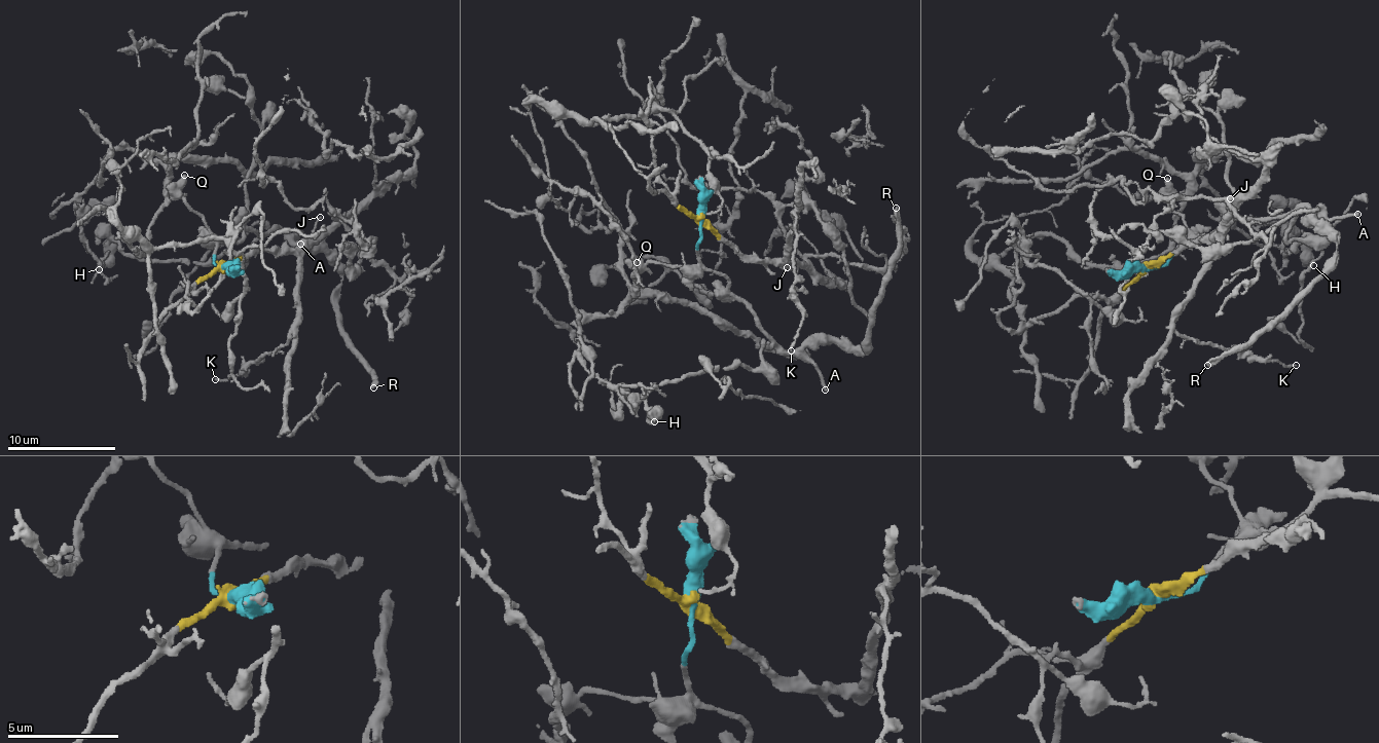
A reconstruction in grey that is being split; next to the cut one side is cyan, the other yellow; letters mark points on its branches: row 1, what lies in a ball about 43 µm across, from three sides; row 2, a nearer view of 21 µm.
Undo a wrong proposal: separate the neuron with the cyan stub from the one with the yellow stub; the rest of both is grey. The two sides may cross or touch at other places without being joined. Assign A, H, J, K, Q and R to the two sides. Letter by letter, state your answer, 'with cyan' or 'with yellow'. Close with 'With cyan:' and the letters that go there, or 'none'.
A: with cyan
H: with cyan
J: with yellow
K: with yellow
Q: with cyan
R: with cyan
With cyan: A, H, Q, R

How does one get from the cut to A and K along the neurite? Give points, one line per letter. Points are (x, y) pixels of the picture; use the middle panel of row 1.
A: (699, 217), (695, 246), (703, 266), (723, 273), (731, 292), (781, 348), (812, 365), (825, 391)
K: (699, 217), (741, 254), (776, 261), (789, 257), (794, 214), (793, 292), (802, 324), (792, 350)

